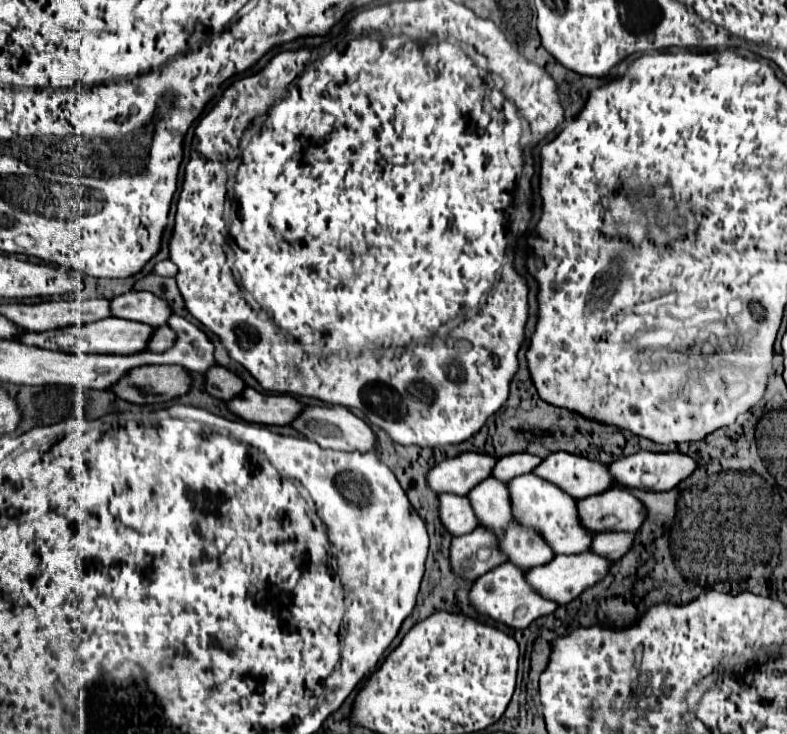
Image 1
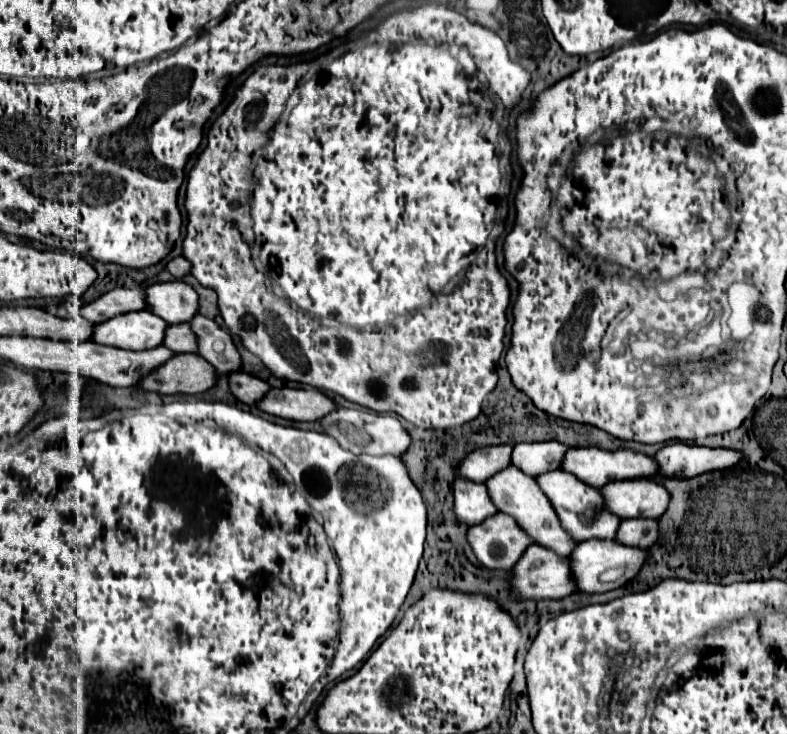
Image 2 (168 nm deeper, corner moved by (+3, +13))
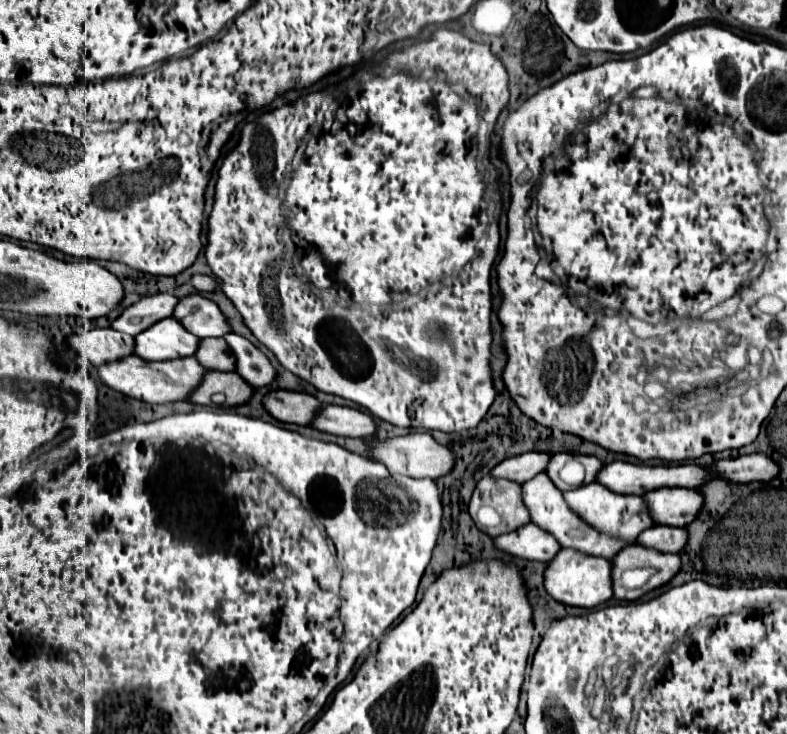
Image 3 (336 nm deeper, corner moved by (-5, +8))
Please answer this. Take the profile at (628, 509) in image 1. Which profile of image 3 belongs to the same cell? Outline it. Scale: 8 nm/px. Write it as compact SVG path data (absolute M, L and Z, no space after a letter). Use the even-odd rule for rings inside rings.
M658 488L642 494L654 524L684 528L702 508L702 496L692 488Z

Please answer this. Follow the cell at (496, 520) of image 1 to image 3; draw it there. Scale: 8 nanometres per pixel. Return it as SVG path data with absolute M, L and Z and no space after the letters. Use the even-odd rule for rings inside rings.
M536 474L536 478L532 478L520 486L522 486L522 502L530 514L530 522L540 526L548 534L552 534L562 548L574 548L574 550L580 550L590 556L612 558L618 550L628 546L626 542L620 542L620 540L610 538L606 534L600 534L594 528L590 528L586 522L580 522L580 518L576 518L576 514L572 514L572 510L564 502L562 492L558 488L554 488L552 480L548 480L546 474Z

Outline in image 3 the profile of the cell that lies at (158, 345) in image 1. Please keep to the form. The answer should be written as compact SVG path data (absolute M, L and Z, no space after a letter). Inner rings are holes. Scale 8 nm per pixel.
M202 338L194 356L206 370L234 370L234 356L222 338Z

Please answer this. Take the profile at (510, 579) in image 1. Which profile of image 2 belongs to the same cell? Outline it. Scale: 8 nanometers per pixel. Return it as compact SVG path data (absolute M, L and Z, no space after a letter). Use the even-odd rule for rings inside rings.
M532 545L514 567L512 589L522 597L564 599L578 591L572 581L570 559L558 557L554 551Z

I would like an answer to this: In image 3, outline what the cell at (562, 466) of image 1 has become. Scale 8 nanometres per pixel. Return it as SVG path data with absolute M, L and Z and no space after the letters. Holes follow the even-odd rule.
M610 462L604 464L600 468L600 472L596 474L596 482L606 486L608 490L616 492L616 494L644 494L648 490L656 490L656 488L674 488L674 486L682 486L682 488L698 488L702 486L706 480L710 480L712 476L708 476L700 466L696 464L678 464L678 466L646 466L646 464L630 464L630 462Z

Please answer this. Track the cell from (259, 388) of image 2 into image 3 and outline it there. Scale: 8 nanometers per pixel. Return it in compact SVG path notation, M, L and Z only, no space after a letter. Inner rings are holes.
M270 390L264 394L262 404L278 422L292 422L300 426L308 426L312 414L320 406L314 396L292 390Z

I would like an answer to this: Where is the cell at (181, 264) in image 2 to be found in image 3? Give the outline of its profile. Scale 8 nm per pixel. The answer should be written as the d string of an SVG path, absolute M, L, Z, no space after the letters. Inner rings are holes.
M194 274L190 278L190 284L198 290L198 292L206 292L206 290L214 290L214 278L212 276L202 276L202 274Z

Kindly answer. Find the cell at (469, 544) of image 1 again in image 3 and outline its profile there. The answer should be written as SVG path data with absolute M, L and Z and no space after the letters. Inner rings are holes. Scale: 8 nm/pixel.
M524 524L518 530L496 536L494 546L514 558L526 558L538 562L550 562L554 554L560 550L556 538L552 538L552 534L544 532L534 524Z

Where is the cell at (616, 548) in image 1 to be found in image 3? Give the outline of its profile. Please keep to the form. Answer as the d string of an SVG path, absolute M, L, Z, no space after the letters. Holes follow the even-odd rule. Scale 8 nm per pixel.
M650 526L636 538L636 542L644 548L652 548L658 552L680 552L686 544L686 538L688 534L684 528Z

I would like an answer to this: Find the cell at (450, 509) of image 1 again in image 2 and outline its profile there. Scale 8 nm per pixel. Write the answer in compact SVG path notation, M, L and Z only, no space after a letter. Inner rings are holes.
M458 477L454 481L454 511L466 525L476 525L496 515L498 507L492 503L484 483L474 483Z

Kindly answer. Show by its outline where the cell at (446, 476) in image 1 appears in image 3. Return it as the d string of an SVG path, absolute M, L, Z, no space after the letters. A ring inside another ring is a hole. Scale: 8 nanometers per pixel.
M524 452L520 456L506 458L490 470L490 476L492 478L506 478L506 480L522 484L522 482L530 480L532 476L544 472L548 456L550 454L544 454L544 452Z

